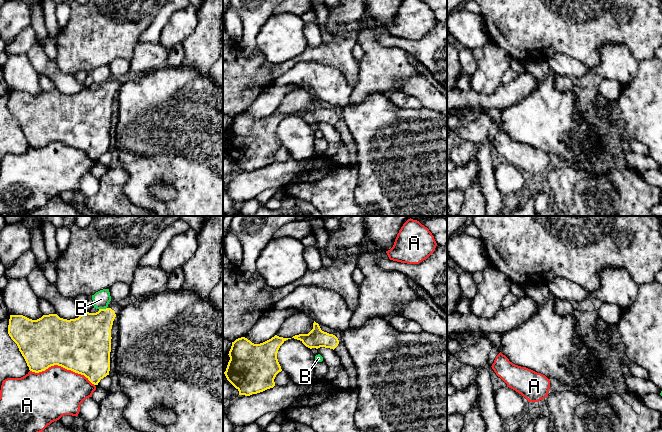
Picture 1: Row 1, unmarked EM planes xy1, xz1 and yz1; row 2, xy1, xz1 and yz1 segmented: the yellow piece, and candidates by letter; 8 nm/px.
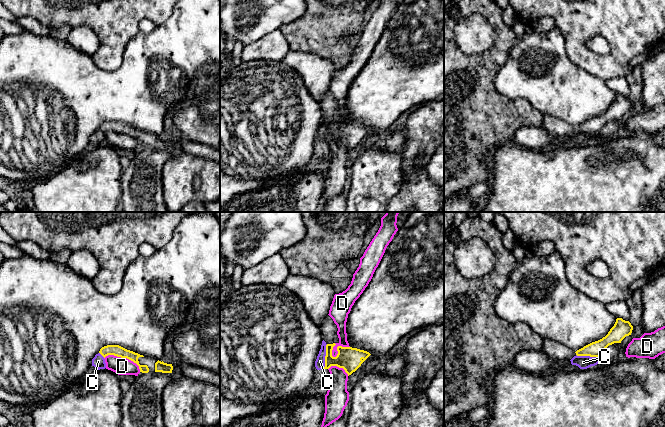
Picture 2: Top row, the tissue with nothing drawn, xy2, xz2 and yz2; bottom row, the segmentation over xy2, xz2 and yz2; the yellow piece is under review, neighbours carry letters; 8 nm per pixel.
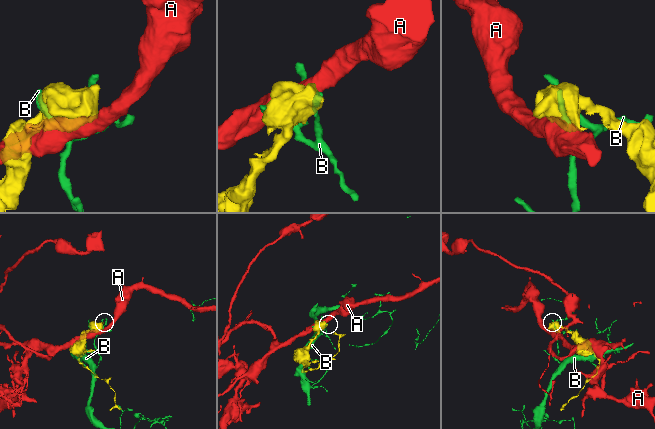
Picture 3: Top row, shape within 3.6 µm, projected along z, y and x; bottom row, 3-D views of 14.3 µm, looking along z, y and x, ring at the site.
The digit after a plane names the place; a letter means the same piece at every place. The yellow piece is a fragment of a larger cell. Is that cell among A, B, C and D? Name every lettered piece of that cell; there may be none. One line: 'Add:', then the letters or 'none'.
Add: none

